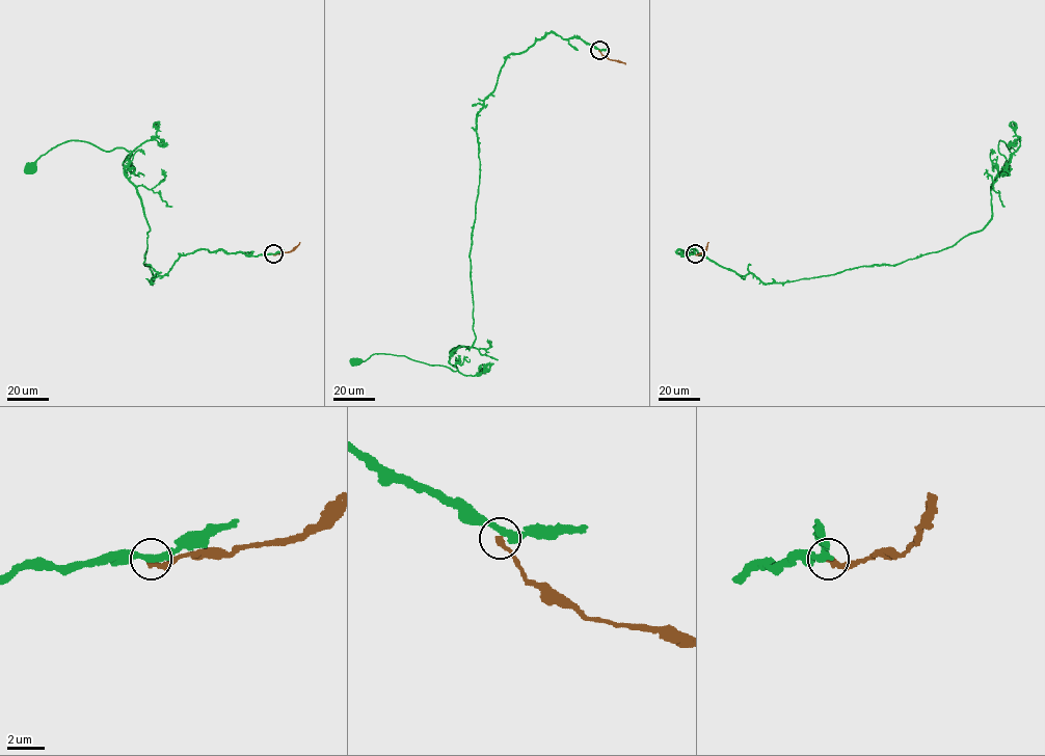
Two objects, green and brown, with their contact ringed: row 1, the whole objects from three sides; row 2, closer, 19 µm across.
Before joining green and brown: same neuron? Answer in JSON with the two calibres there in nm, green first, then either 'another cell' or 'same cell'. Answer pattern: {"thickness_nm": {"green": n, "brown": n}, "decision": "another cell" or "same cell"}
{"thickness_nm": {"green": 340, "brown": 320}, "decision": "another cell"}

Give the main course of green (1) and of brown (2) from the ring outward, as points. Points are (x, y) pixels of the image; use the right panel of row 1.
1: (694, 254), (676, 250), (765, 284), (901, 264), (981, 231), (1015, 151), (1000, 140), (1006, 167)
2: (695, 254), (704, 252), (708, 242)

